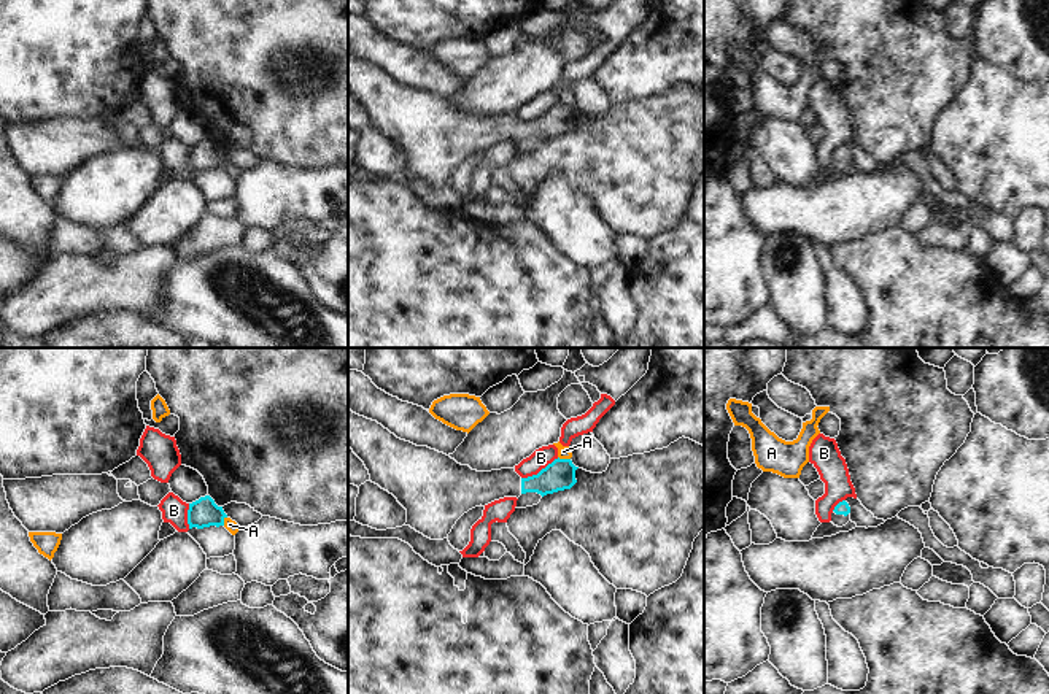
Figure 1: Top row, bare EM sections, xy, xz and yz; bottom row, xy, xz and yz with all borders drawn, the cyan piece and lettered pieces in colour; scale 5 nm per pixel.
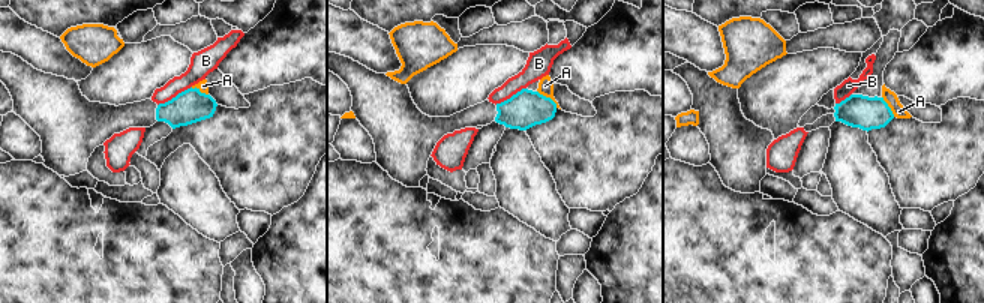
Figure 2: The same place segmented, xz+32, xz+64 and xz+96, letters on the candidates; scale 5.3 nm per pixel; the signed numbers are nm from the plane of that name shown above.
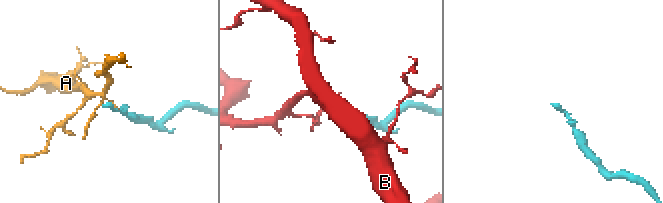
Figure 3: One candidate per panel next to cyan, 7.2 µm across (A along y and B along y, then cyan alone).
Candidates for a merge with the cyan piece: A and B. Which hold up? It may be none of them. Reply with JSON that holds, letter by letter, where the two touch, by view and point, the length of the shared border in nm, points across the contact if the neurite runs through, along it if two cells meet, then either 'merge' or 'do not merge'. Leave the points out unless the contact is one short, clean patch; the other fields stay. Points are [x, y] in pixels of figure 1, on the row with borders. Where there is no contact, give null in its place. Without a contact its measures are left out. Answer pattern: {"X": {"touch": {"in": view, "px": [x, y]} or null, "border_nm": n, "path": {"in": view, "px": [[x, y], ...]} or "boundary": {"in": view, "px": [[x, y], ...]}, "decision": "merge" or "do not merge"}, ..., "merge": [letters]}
{"A": {"touch": {"in": "xz", "px": [565, 459]}, "border_nm": 70, "boundary": {"in": "xz", "px": [[558, 456], [569, 459]]}, "decision": "do not merge"}, "B": {"touch": {"in": "xz", "px": [541, 470]}, "border_nm": 220, "boundary": {"in": "xz", "px": [[558, 458], [536, 474], [522, 478]]}, "decision": "do not merge"}, "merge": []}

